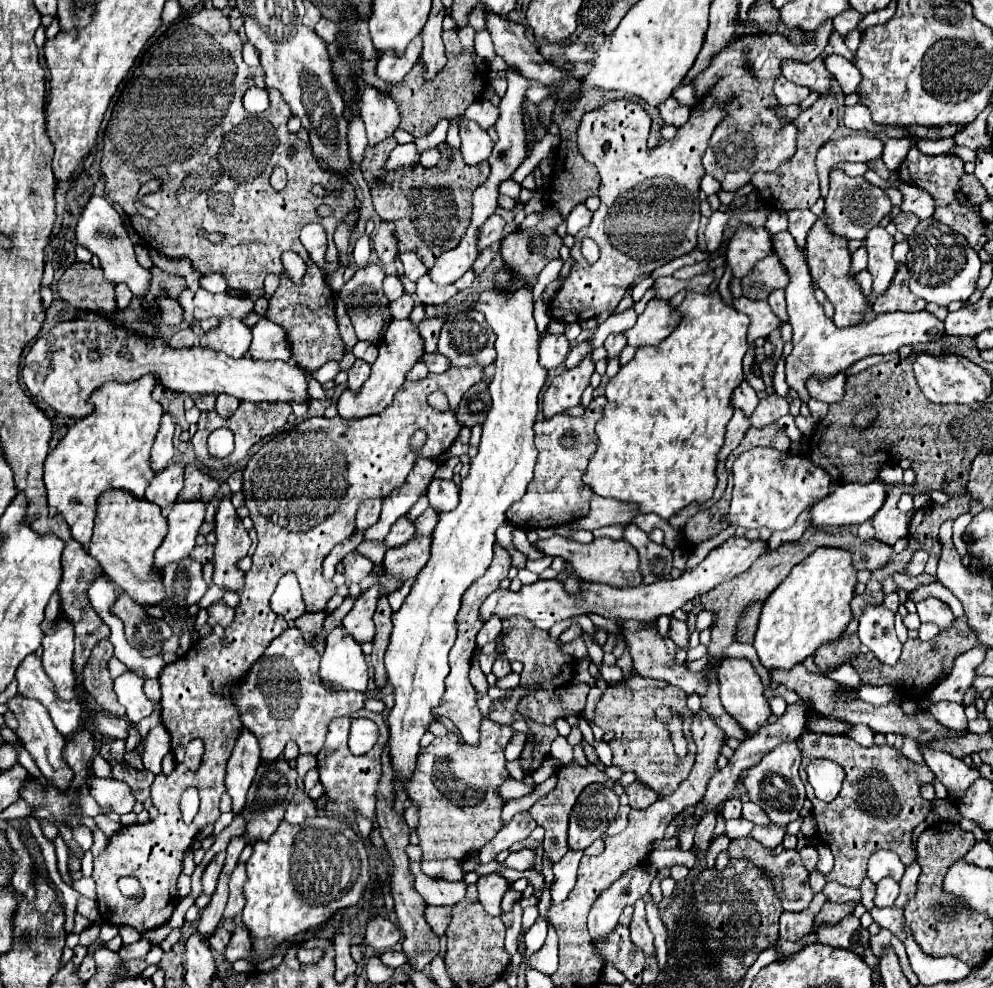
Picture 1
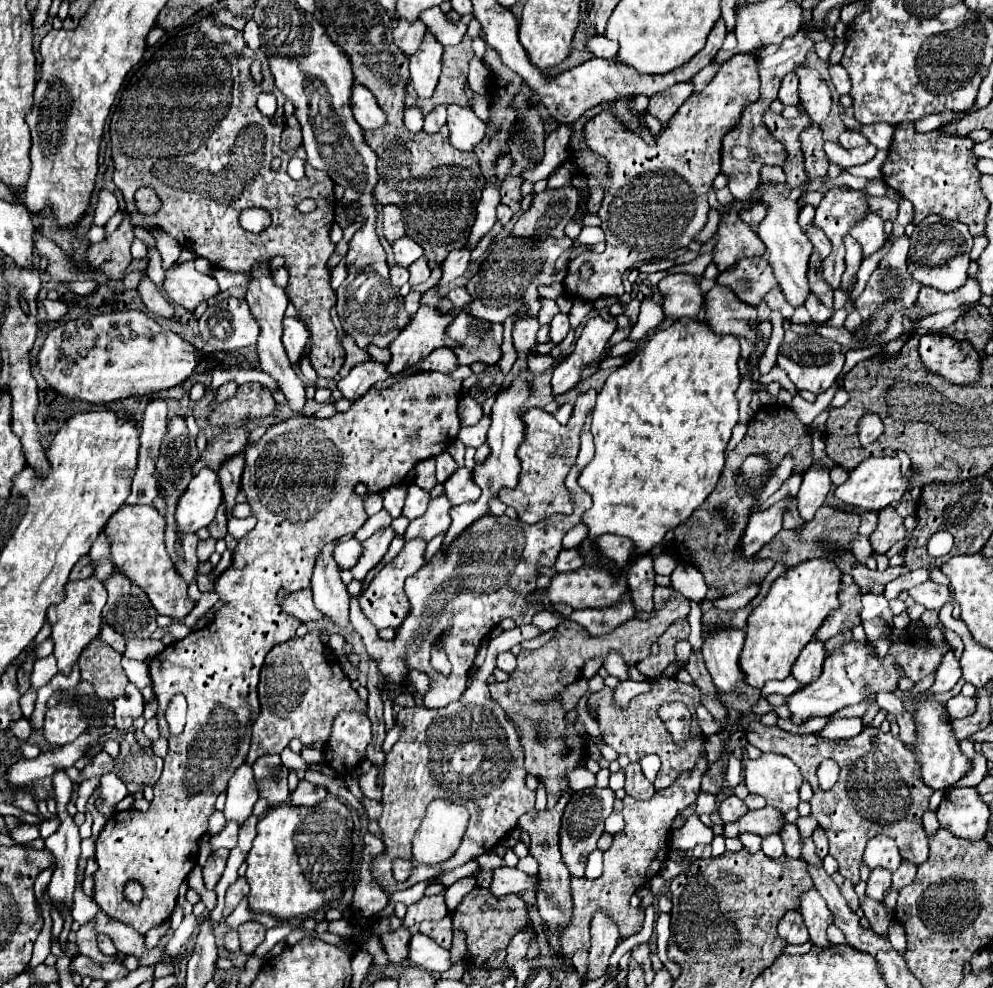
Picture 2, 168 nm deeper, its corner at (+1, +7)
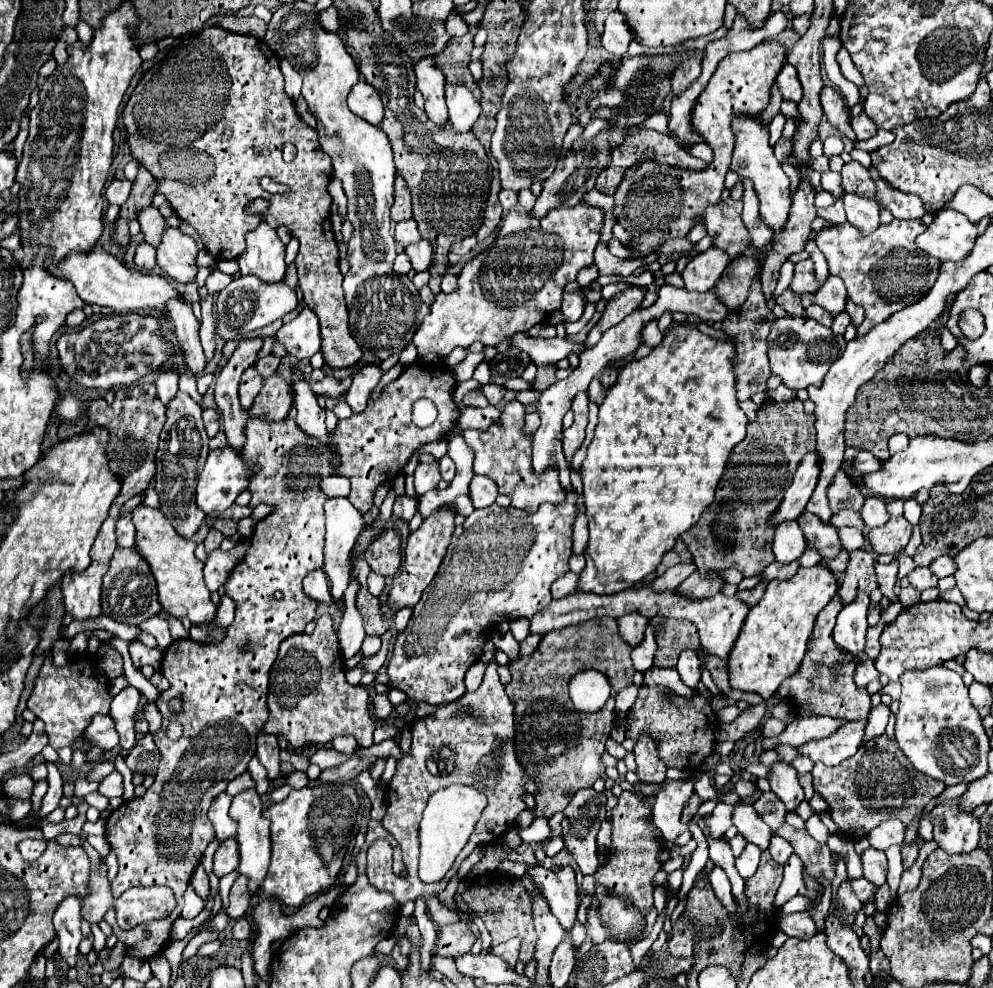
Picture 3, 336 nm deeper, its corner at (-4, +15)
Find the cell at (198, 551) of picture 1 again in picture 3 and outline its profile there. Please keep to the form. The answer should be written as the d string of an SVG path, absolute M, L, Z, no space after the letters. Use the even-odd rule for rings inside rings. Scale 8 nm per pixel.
M210 529L210 531L208 531L208 537L204 539L206 553L212 553L214 549L218 549L218 547L220 547L220 543L222 543L222 539L224 539L224 535L222 535L220 531L216 531L216 529Z

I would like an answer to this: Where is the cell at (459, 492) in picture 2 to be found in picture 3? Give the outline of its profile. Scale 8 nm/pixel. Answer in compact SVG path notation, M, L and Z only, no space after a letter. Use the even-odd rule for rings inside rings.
M476 475L472 479L472 483L470 483L470 499L472 499L476 509L492 505L496 501L496 497L498 497L498 487L490 477Z

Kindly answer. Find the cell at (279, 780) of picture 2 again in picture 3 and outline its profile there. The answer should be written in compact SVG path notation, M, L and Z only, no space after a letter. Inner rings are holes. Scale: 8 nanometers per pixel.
M260 731L256 741L258 741L256 757L258 757L260 763L266 767L268 779L278 779L278 777L280 777L280 749L278 749L276 737Z

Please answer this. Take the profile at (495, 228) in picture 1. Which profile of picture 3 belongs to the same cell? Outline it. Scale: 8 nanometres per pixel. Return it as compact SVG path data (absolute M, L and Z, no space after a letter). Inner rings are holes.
M508 189L500 191L500 205L504 207L504 211L514 209L516 203L518 203L518 193L516 191L508 191Z

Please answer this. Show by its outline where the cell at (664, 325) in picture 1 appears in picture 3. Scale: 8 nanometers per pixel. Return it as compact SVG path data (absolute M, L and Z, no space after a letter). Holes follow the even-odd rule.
M716 247L706 249L704 253L694 257L686 265L686 269L682 273L684 287L688 291L700 291L700 293L712 289L730 261L732 259L722 249L716 249Z

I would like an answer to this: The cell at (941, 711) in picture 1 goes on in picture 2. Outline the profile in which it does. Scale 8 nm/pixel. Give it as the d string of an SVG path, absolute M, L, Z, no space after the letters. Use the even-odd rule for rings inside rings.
M955 695L951 697L947 703L947 715L951 719L963 719L967 715L973 715L975 713L975 697L963 697L963 695Z

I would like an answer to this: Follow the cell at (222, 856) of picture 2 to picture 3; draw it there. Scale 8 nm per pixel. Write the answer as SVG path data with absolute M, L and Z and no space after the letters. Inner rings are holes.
M226 839L218 847L214 855L214 875L224 877L226 873L232 873L238 869L238 845L236 839Z

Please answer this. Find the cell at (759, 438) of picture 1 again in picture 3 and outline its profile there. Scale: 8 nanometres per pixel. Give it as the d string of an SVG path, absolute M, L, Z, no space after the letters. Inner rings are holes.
M792 399L788 403L766 401L758 409L756 421L748 423L746 439L730 453L714 503L702 513L700 521L692 529L682 533L682 541L690 549L700 571L724 571L734 565L744 577L754 577L774 561L774 527L768 525L768 521L780 507L784 489L792 483L798 463L806 453L816 449L814 421L814 415L804 413L804 403L800 399ZM726 525L736 525L738 531L728 531Z

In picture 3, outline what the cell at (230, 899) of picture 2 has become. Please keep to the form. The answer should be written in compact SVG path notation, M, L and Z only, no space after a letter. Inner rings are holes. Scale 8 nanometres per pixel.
M240 875L230 889L230 905L226 909L226 915L230 919L240 919L244 917L246 909L248 909L248 879Z

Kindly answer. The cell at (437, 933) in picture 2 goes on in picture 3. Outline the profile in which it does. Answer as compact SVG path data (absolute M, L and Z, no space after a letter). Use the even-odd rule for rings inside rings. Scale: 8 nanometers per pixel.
M464 921L454 923L454 925L444 925L438 929L436 955L452 957L452 959L460 957L472 949L474 941L476 939Z

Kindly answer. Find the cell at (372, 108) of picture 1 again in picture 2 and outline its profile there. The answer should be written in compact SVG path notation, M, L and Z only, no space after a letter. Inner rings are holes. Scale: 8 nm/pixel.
M355 83L353 85L353 97L351 97L351 109L355 115L355 121L365 129L373 131L387 123L387 115L383 109L379 109L379 103L375 101L375 95L365 87Z

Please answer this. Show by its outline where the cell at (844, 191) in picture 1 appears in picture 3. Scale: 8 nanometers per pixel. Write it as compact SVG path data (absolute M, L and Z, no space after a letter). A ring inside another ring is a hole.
M830 275L828 281L818 289L818 293L801 295L801 304L804 309L807 309L812 303L822 305L832 315L842 313L846 307L846 289L844 289L844 283L840 281L840 277Z

